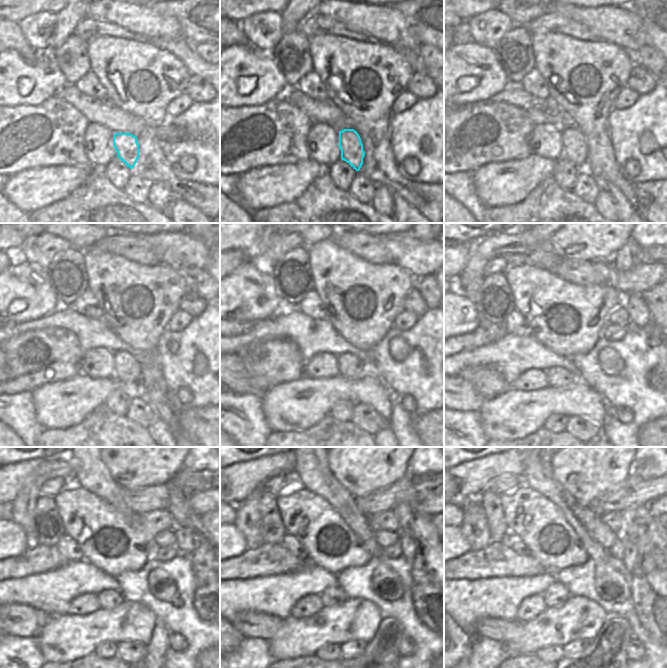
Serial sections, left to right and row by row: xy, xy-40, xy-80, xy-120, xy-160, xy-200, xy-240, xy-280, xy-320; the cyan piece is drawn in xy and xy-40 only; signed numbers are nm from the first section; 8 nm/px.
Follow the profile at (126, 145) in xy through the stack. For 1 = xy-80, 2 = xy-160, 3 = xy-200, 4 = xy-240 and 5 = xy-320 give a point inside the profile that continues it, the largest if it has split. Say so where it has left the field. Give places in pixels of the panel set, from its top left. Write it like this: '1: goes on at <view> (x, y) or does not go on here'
1: goes on at xy-80 (574, 144)
2: goes on at xy-160 (352, 368)
3: goes on at xy-200 (557, 376)
4: goes on at xy-240 (108, 599)
5: goes on at xy-320 (556, 594)

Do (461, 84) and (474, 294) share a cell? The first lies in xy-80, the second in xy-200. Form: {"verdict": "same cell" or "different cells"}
{"verdict": "different cells"}

